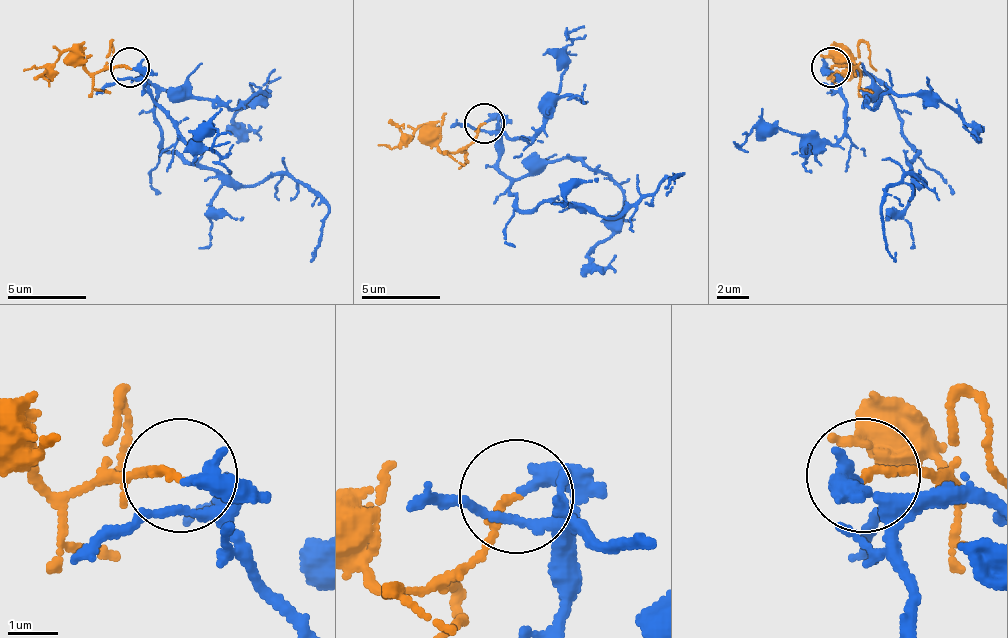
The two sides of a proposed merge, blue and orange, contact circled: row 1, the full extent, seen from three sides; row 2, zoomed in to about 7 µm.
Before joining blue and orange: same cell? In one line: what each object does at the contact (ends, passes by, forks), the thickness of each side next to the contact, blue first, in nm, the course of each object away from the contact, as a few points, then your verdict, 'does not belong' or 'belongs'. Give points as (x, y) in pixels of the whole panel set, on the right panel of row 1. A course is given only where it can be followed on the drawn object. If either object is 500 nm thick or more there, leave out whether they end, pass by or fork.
blue ends there; orange ends there; 320 nm thick on the blue side, 150 nm on the other; blue runs (831, 70), (871, 74), (918, 152), (910, 172), (926, 184), (898, 180), (883, 207), (894, 262); orange runs (831, 66), (859, 70), (859, 74), (851, 62), (847, 62), (851, 70); belongs

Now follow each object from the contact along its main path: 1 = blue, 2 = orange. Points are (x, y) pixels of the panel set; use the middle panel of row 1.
1: (487, 124), (503, 124), (499, 163), (522, 210), (577, 203), (616, 218), (664, 187)
2: (483, 124), (455, 151), (444, 151), (432, 144), (416, 140), (377, 144)

